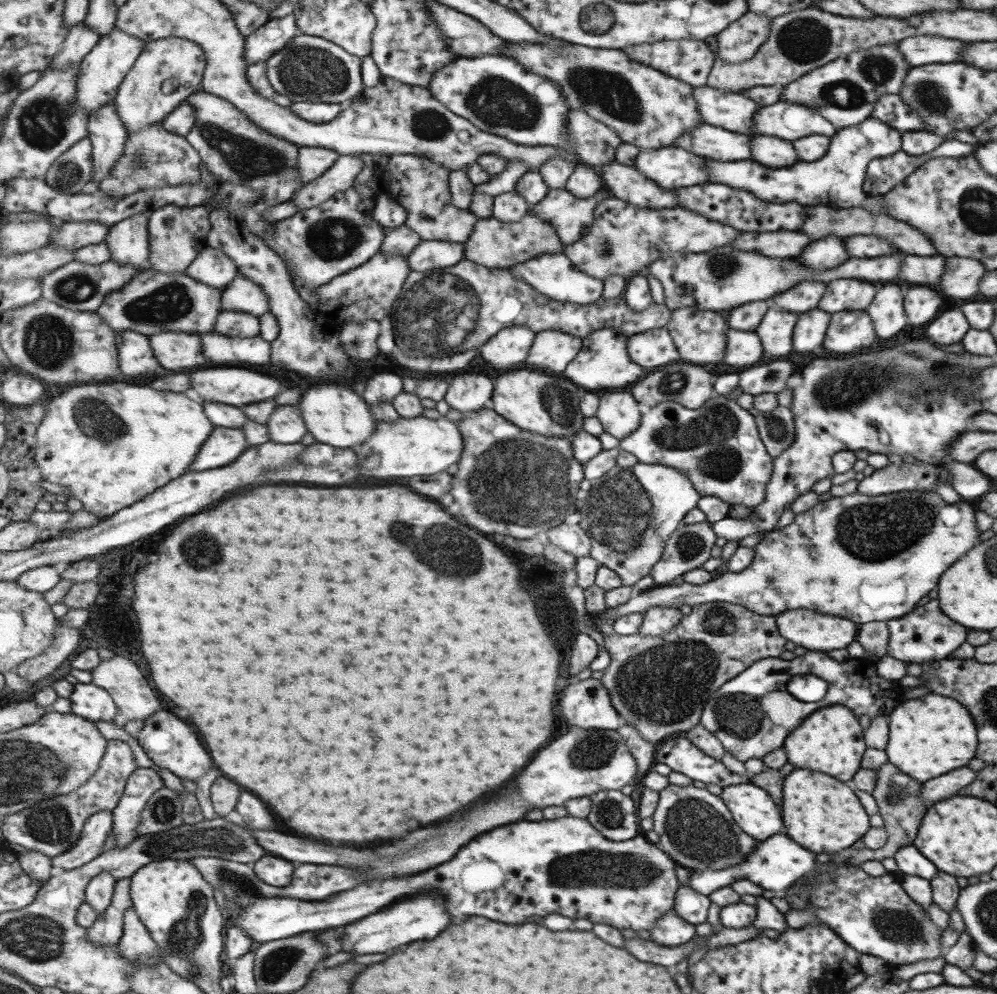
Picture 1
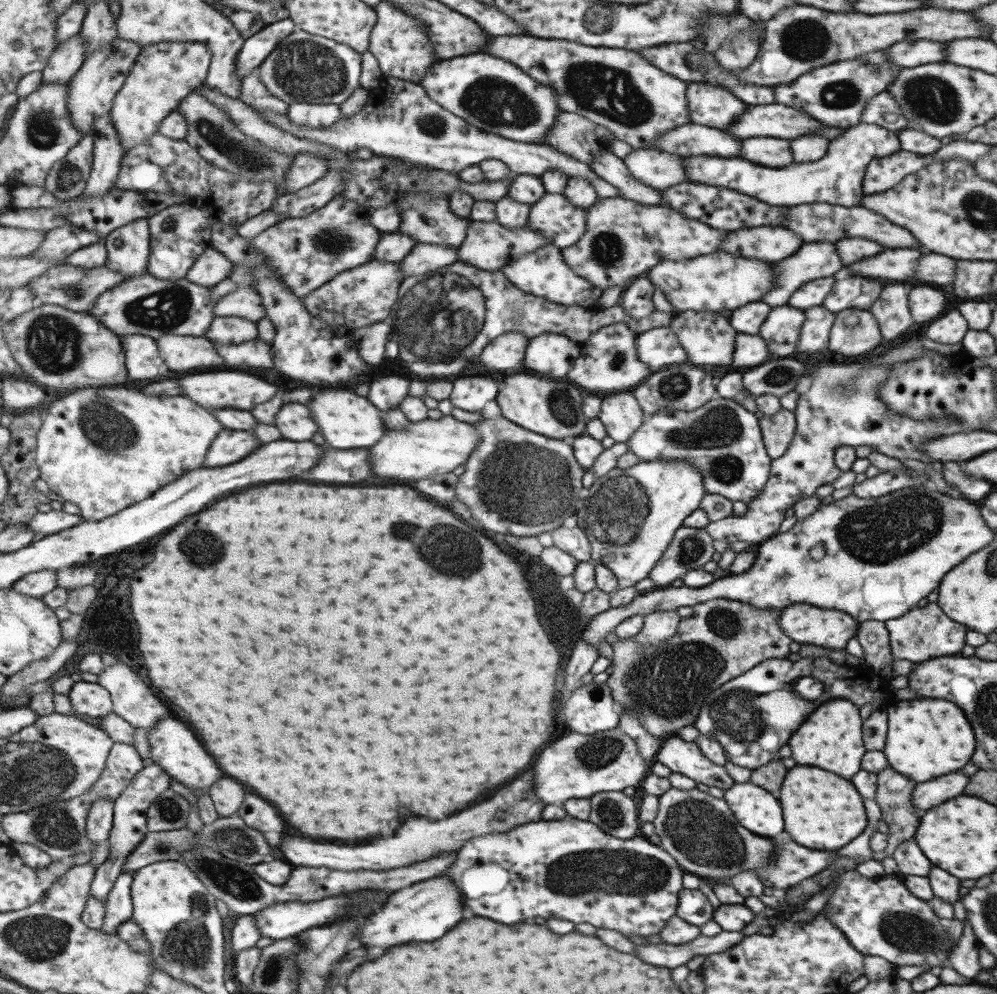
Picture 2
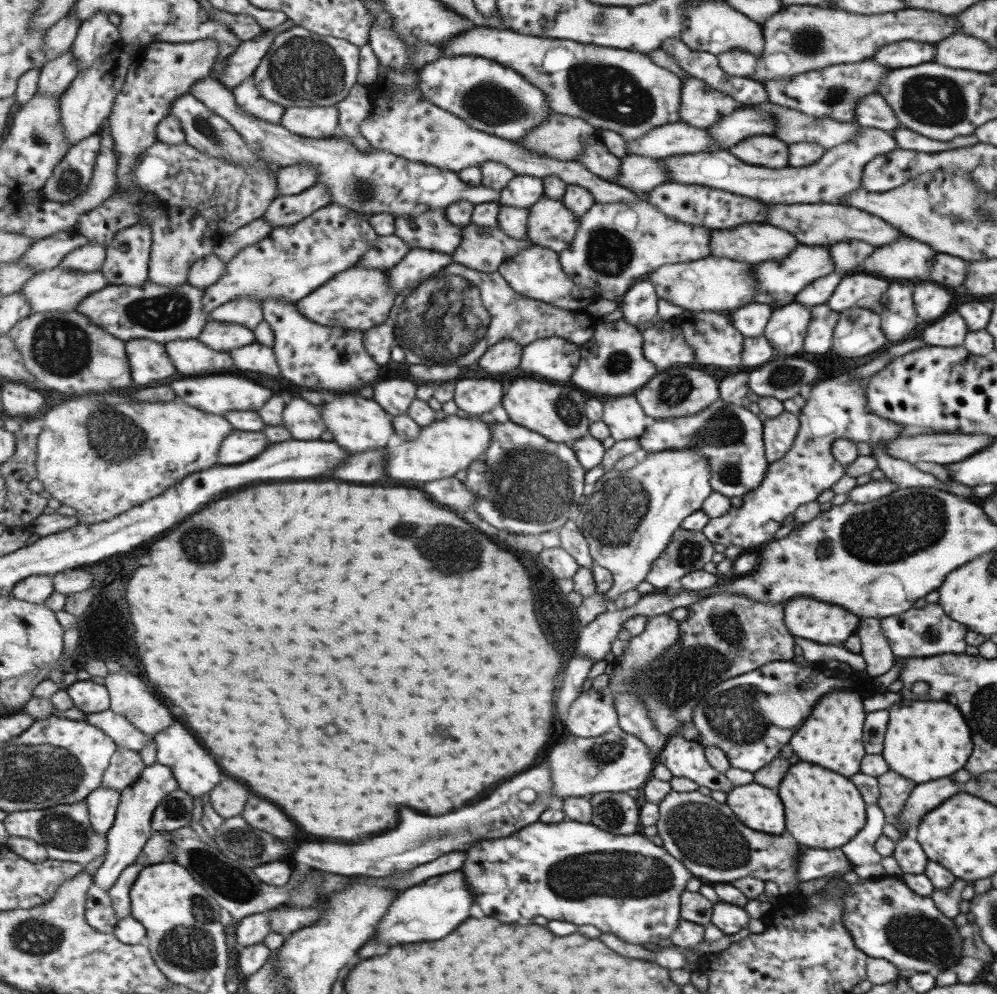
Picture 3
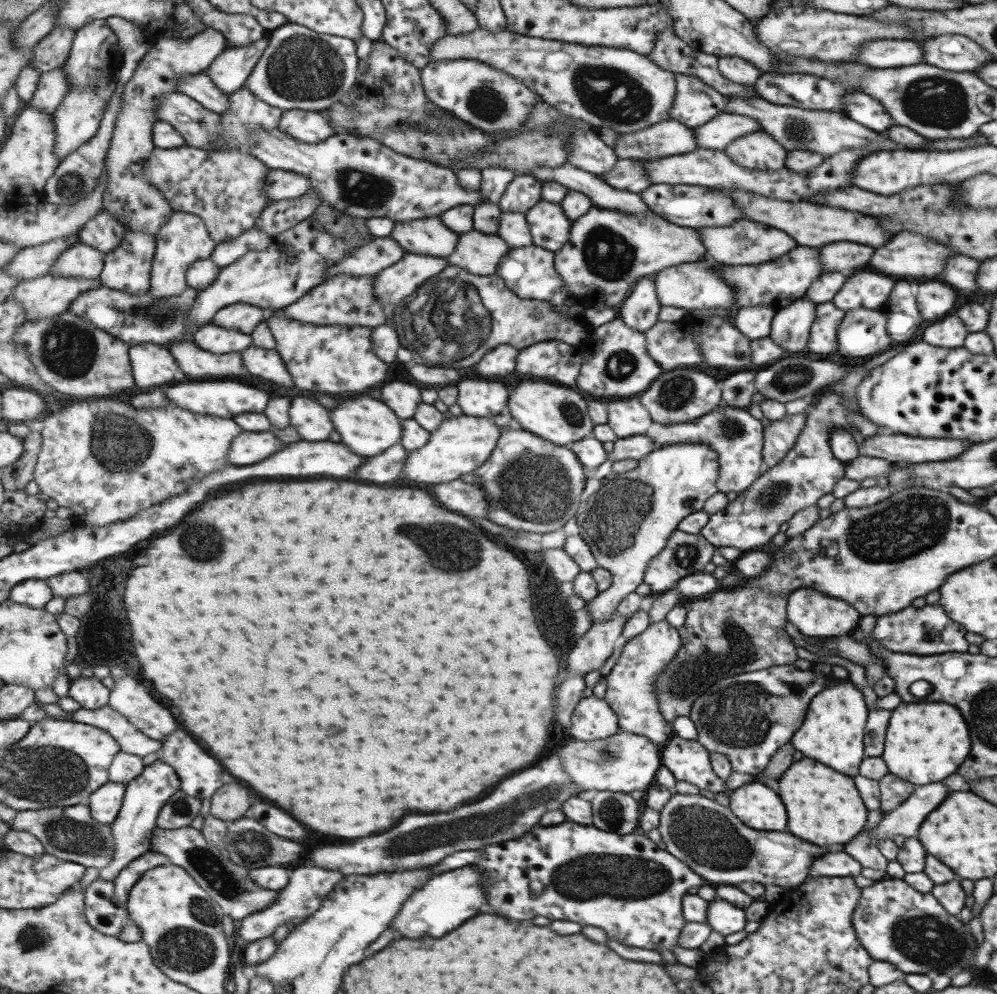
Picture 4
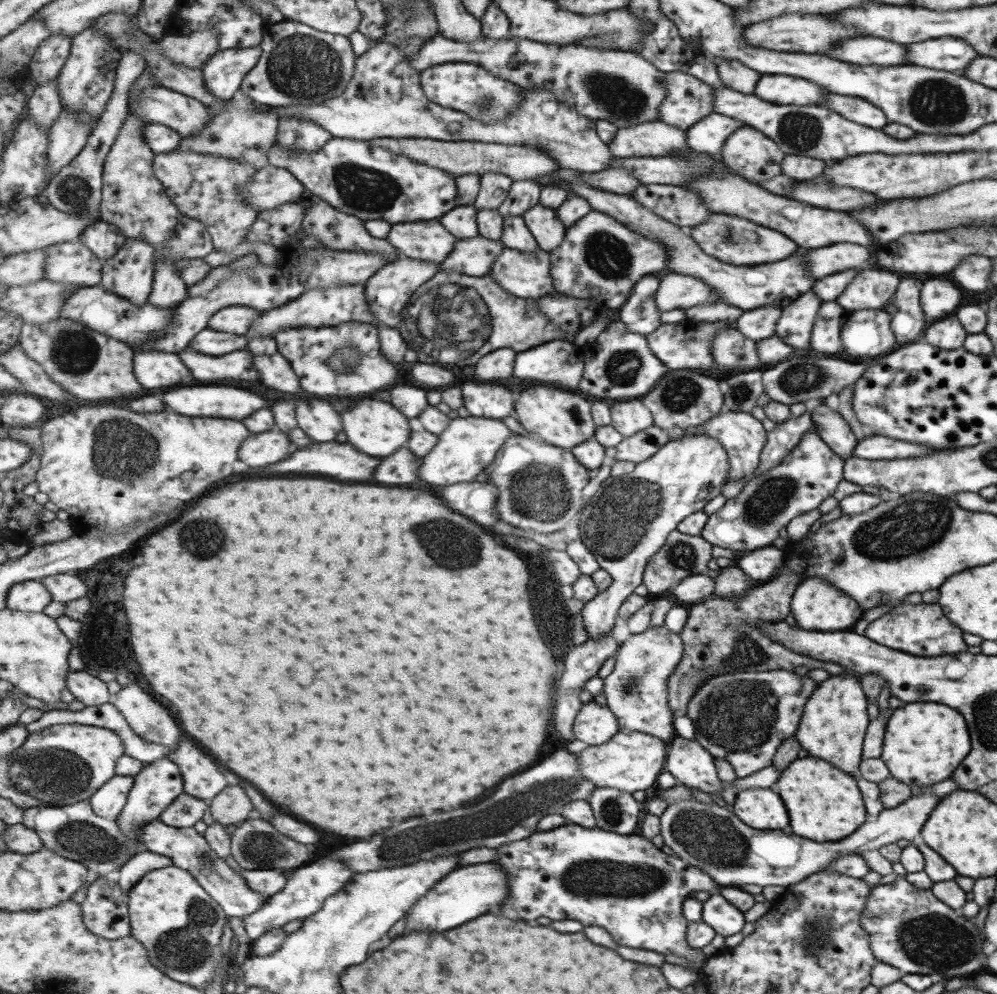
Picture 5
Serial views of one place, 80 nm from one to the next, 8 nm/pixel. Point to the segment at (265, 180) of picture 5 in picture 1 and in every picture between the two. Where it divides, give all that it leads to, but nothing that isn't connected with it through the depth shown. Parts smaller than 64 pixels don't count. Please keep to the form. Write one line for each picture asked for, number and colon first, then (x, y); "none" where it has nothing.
1: (313, 162)
2: (307, 168)
3: (293, 180)
4: (280, 184)

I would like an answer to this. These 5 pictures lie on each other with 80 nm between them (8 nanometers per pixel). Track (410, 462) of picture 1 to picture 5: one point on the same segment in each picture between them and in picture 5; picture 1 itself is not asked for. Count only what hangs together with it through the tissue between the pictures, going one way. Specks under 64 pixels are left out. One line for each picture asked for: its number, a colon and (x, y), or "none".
2: (428, 448)
3: (452, 444)
4: (462, 444)
5: (468, 447)

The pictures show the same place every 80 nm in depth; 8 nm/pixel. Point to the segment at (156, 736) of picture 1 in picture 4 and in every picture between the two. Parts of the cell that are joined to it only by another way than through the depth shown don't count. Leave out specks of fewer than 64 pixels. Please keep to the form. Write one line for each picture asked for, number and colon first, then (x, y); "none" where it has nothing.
2: (174, 746)
3: (177, 748)
4: (201, 775)

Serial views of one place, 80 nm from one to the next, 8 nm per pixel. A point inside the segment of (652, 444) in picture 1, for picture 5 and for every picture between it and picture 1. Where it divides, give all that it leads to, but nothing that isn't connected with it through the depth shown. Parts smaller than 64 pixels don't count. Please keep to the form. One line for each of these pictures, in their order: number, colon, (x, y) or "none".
2: (722, 440)
3: (729, 437)
4: (736, 438)
5: (742, 437)

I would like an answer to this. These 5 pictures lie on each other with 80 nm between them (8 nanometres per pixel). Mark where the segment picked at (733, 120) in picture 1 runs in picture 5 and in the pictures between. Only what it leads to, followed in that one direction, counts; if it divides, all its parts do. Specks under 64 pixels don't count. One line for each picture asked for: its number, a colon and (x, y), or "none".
2: (711, 106)
3: (702, 106)
4: (696, 103)
5: (689, 99)

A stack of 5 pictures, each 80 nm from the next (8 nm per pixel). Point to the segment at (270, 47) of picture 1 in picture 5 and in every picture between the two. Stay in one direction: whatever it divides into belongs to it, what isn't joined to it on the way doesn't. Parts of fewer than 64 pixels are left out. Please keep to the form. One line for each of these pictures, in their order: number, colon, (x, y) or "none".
2: (257, 48)
3: (241, 65)
4: (230, 72)
5: (225, 73)

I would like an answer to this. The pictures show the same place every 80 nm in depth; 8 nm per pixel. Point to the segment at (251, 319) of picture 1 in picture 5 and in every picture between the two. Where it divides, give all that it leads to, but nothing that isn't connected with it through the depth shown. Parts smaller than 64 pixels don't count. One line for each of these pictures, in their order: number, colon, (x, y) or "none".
2: (225, 329)
3: (224, 337)
4: (219, 340)
5: (210, 341)

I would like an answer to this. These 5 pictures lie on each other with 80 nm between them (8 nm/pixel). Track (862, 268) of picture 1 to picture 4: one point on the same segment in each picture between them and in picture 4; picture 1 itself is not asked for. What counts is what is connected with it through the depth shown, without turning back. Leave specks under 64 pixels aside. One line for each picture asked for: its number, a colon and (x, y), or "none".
2: (897, 264)
3: (906, 258)
4: (906, 254)

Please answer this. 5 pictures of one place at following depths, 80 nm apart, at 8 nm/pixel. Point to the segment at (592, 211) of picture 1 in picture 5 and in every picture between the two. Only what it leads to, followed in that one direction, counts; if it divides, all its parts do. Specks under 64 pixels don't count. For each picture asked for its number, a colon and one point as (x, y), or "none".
2: (555, 216)
3: (551, 223)
4: (551, 228)
5: (549, 230)

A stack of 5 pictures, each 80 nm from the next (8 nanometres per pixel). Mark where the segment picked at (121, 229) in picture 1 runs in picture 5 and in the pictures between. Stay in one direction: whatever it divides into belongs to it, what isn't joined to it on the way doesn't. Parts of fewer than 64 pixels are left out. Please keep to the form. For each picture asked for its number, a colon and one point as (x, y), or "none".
2: (129, 248)
3: (129, 256)
4: (128, 268)
5: (130, 273)

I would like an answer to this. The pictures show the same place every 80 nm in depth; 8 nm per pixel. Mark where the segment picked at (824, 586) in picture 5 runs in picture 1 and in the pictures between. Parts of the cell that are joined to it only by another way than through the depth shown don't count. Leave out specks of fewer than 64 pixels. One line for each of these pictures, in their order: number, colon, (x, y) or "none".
1: (814, 631)
2: (803, 623)
3: (823, 623)
4: (814, 614)

